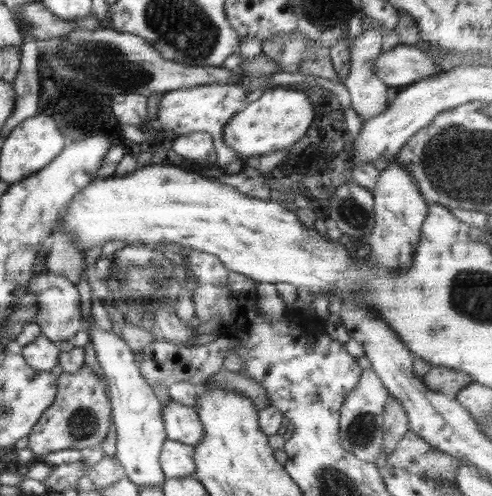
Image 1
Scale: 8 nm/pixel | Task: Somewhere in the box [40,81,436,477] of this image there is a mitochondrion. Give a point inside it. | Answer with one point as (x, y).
(141, 283)

